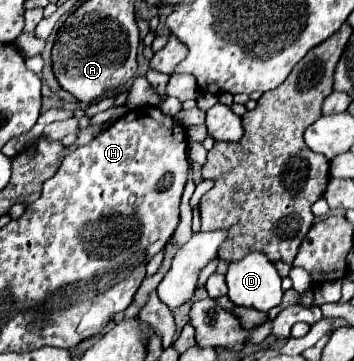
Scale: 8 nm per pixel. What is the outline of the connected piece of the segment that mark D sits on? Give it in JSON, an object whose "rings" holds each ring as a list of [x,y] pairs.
{"rings":[[[248,253],[228,267],[228,299],[234,305],[268,313],[282,301],[280,281],[278,271],[262,253]]]}

